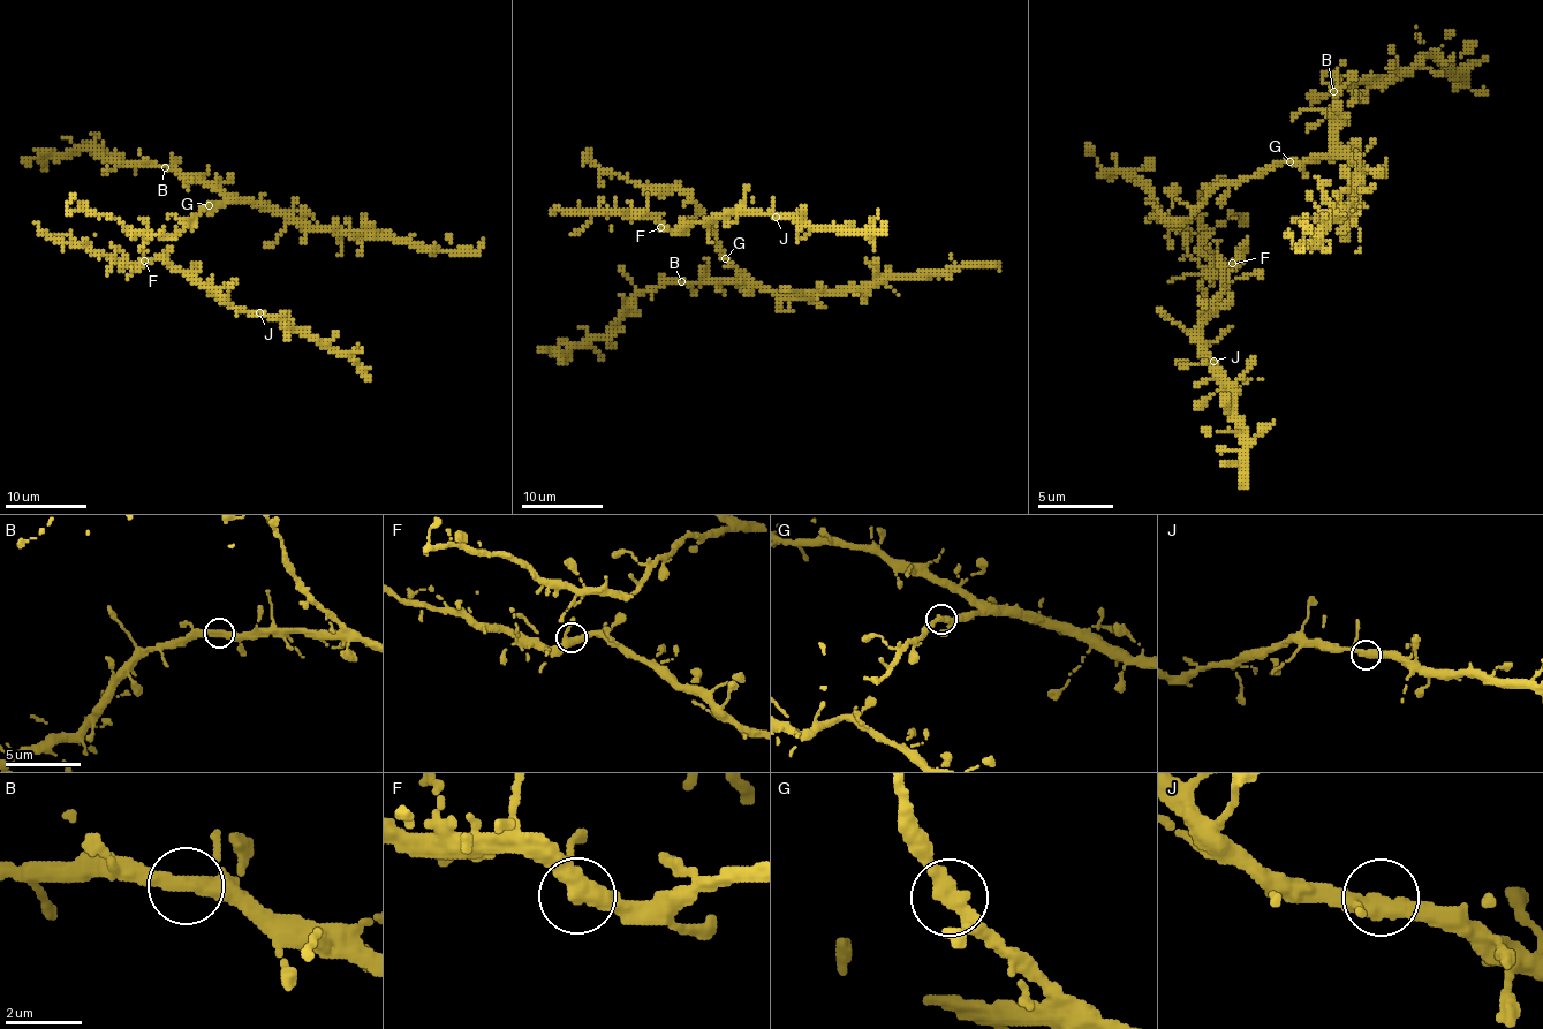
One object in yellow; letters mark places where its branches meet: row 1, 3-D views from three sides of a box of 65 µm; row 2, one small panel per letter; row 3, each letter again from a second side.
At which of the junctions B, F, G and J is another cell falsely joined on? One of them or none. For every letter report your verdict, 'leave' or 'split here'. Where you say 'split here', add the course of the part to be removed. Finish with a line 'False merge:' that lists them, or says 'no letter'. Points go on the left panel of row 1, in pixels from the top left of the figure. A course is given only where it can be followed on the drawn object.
B: leave
F: leave
G: leave
J: leave
False merge: no letter

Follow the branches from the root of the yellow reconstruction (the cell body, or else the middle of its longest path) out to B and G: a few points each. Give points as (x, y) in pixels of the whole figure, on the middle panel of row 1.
B: (695, 205), (709, 221), (724, 257), (743, 281), (681, 281)
G: (695, 205), (709, 221), (716, 243), (725, 257)

